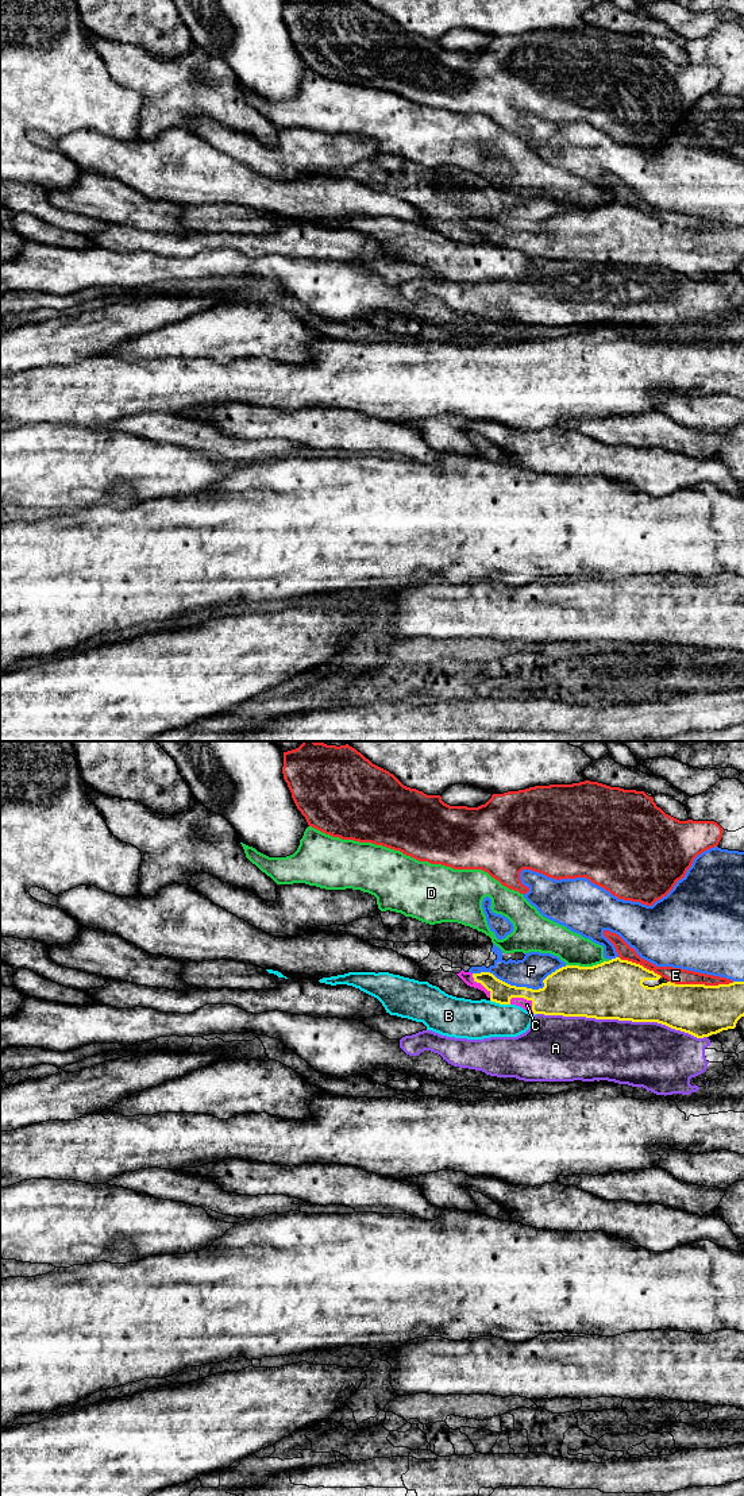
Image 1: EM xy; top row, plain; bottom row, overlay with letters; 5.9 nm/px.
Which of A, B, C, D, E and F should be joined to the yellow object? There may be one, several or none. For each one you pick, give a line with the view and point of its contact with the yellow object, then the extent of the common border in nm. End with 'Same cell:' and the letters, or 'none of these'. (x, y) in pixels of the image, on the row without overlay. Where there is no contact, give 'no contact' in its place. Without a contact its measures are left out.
C: meets yellow in xy at (525, 242); contact 170 nm long
Same cell: C

